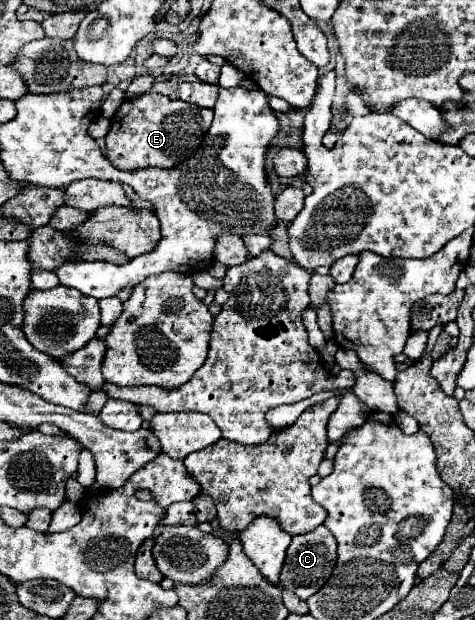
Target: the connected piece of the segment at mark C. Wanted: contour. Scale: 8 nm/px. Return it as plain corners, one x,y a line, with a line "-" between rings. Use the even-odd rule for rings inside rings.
319,526
307,534
297,534
297,536
293,536
291,546
287,548
279,586
293,592
299,600
307,600
329,580
329,576
335,568
335,562
337,562
337,542
325,526

